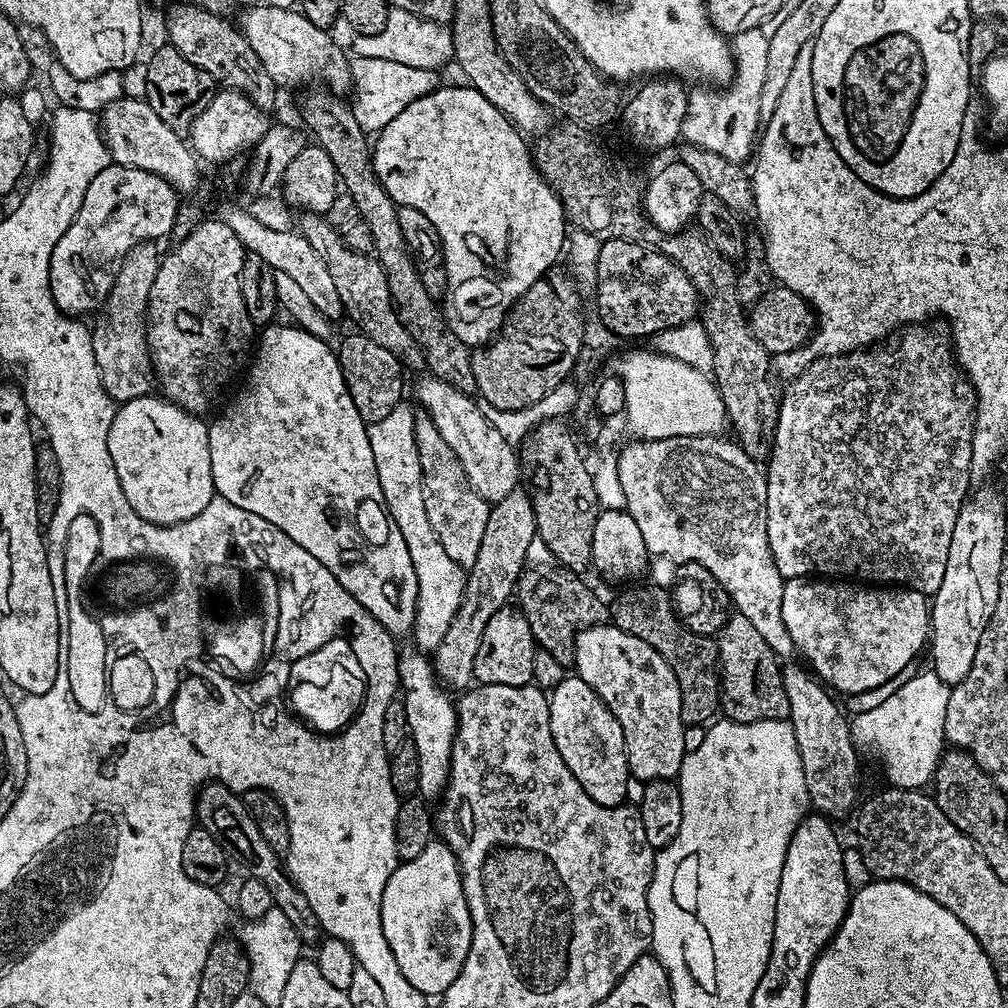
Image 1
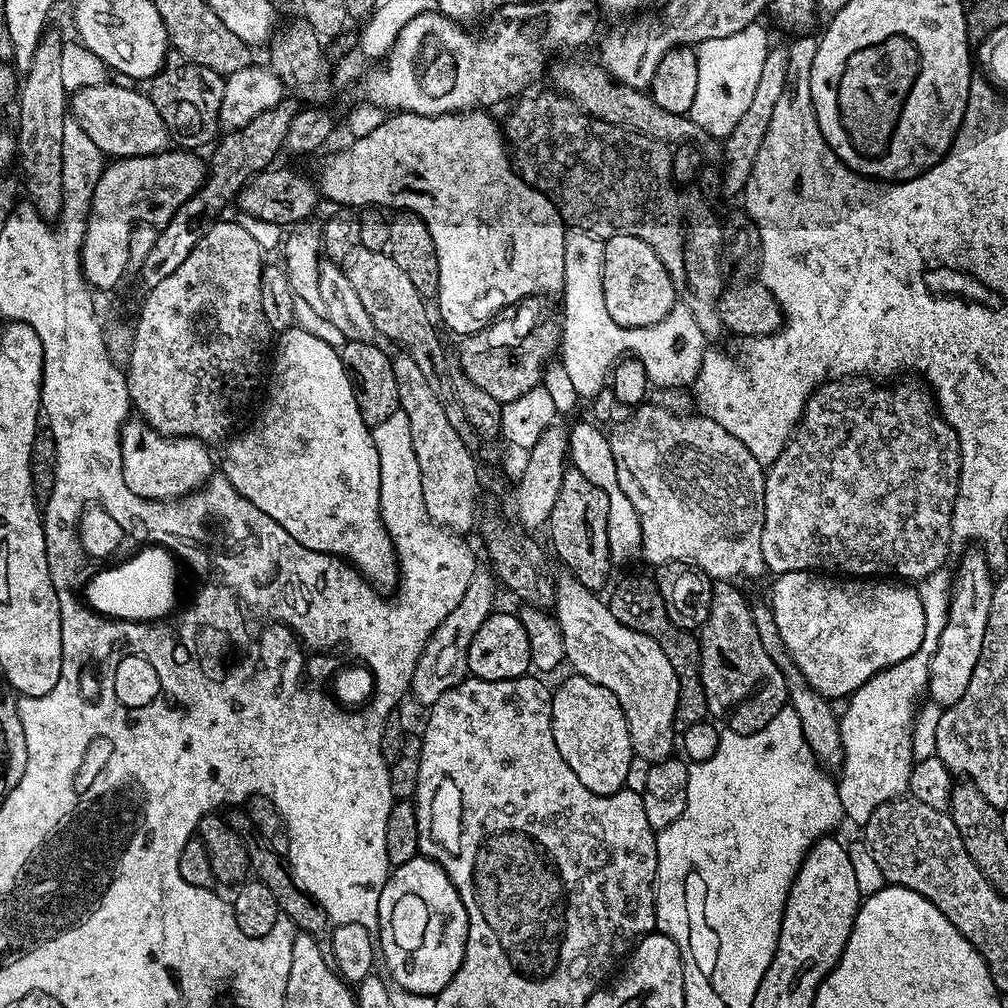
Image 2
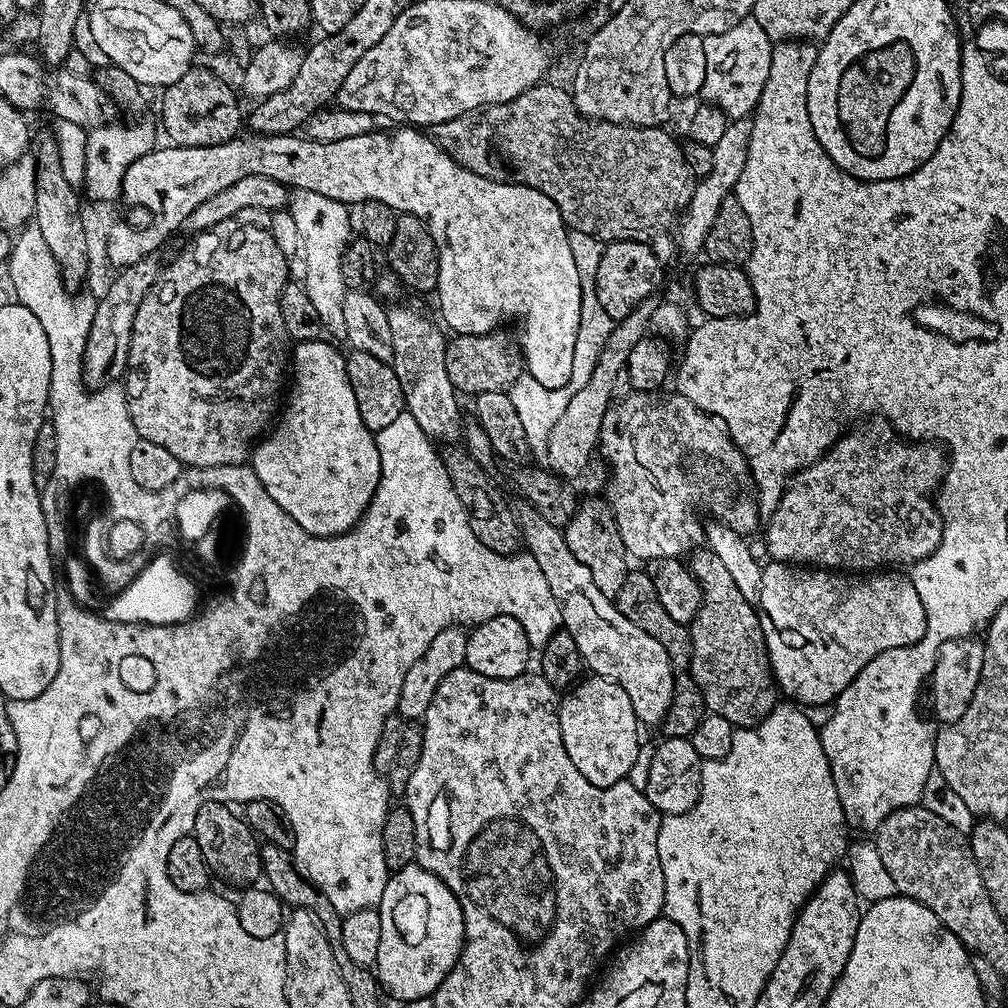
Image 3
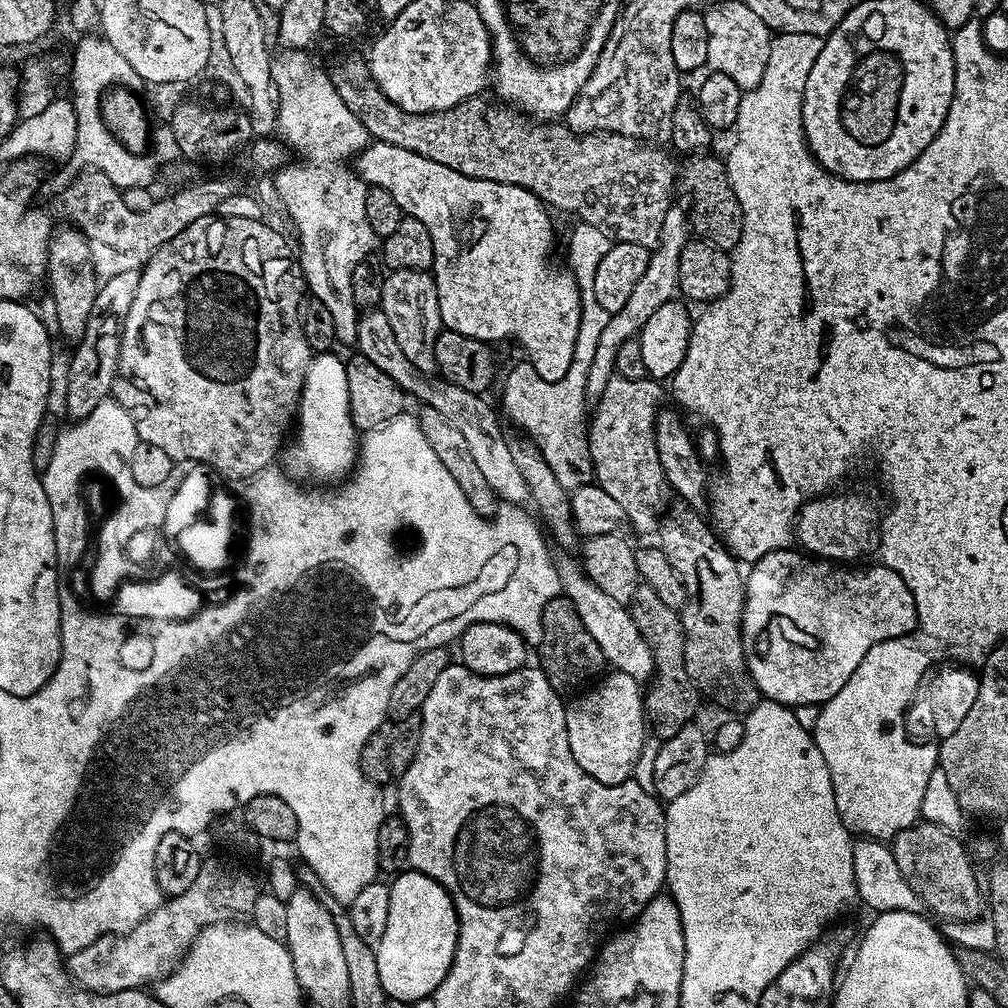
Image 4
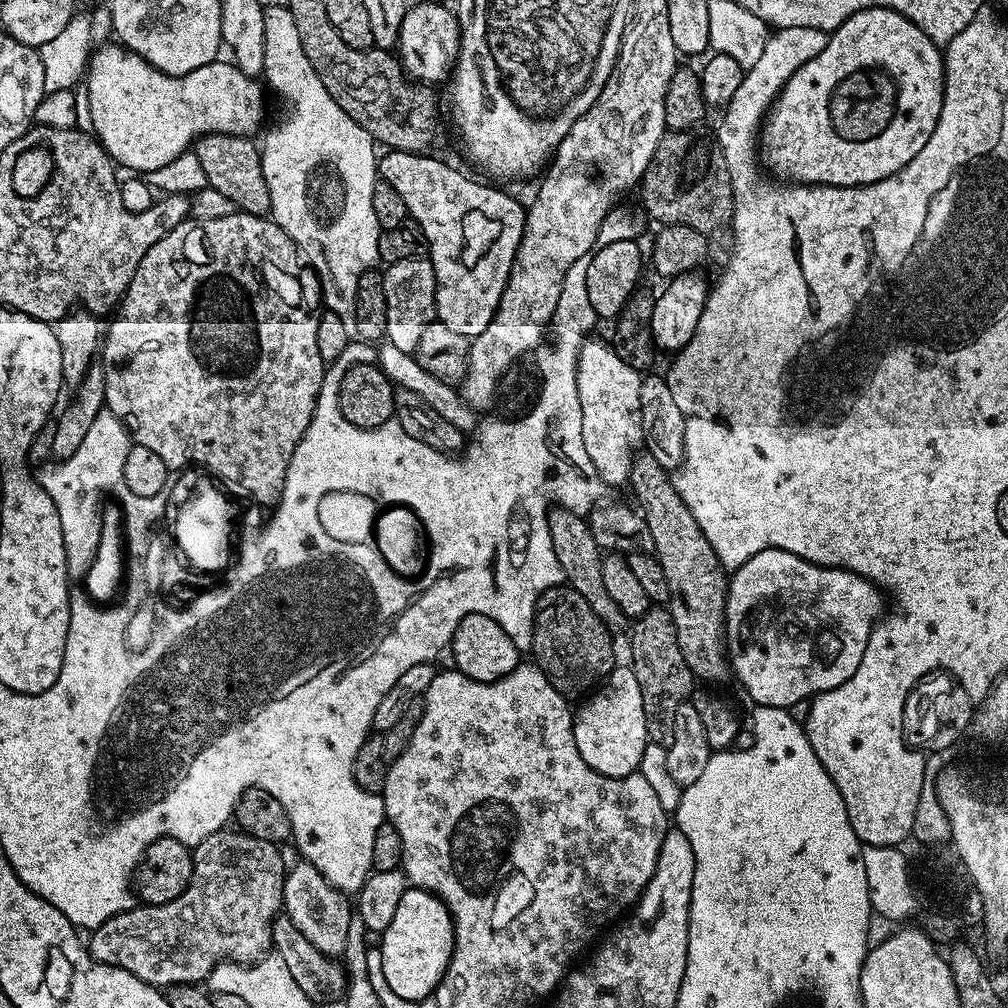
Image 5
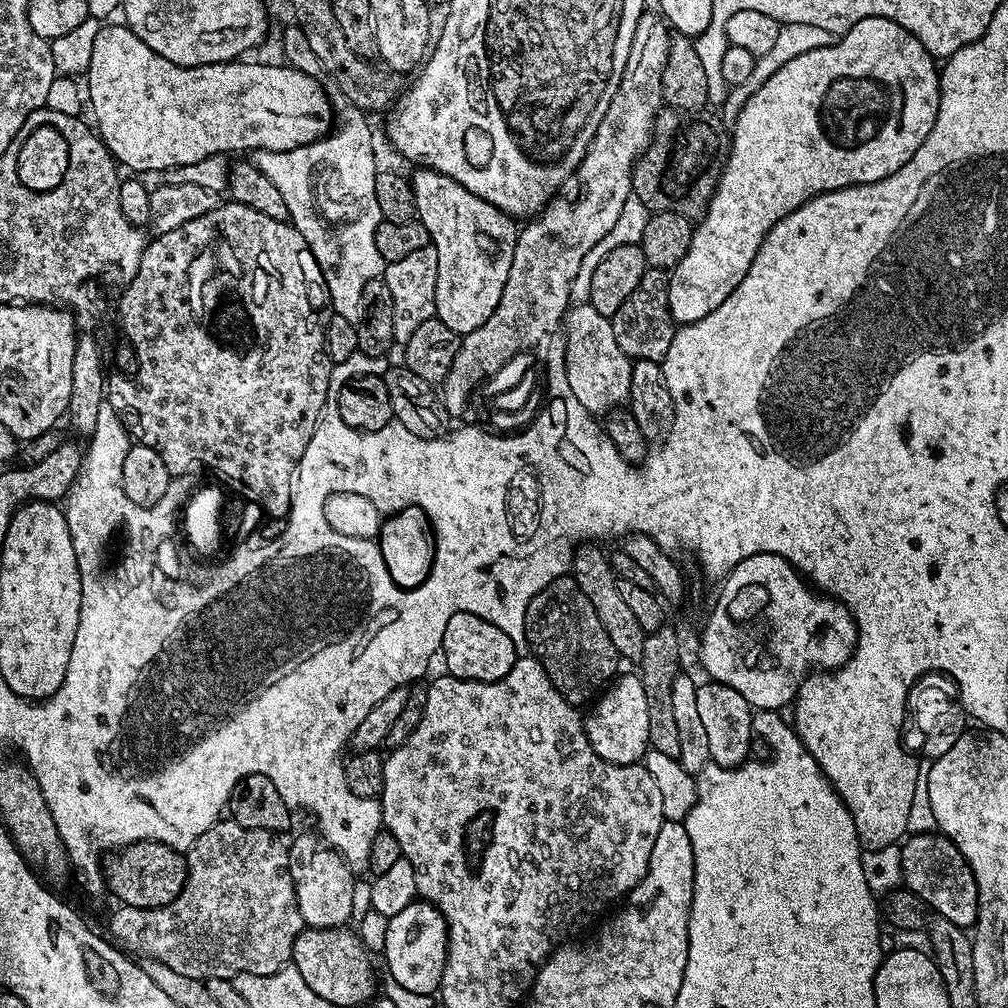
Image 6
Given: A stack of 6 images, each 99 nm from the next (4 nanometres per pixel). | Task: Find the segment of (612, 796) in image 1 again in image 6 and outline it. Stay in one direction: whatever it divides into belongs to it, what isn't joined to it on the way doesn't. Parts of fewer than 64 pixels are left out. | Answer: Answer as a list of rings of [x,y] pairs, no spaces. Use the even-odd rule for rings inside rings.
[[[617,675],[588,710],[588,716],[586,712],[583,717],[584,733],[598,758],[611,764],[635,764],[643,761],[650,748],[650,717],[646,706],[646,690],[639,675]]]

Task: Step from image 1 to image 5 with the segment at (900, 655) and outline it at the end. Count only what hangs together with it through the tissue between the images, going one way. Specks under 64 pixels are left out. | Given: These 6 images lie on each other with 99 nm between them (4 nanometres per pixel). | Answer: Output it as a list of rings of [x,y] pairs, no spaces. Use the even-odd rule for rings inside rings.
[[[767,548],[761,552],[754,552],[745,564],[731,573],[728,582],[728,597],[726,598],[726,614],[724,615],[724,634],[728,650],[728,662],[734,676],[740,679],[742,687],[748,691],[753,705],[778,706],[787,708],[793,706],[794,702],[801,702],[803,699],[811,700],[814,696],[826,690],[834,690],[842,686],[858,670],[862,662],[862,654],[866,654],[868,639],[876,625],[880,623],[885,615],[884,609],[885,593],[866,578],[862,578],[853,572],[847,572],[845,568],[824,568],[820,564],[811,564],[808,560],[798,558],[798,554],[790,554],[781,548]]]

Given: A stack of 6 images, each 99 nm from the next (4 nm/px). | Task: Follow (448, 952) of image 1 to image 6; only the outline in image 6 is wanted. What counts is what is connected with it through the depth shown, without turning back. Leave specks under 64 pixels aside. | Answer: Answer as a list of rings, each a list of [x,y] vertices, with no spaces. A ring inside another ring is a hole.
[[[413,902],[406,910],[387,917],[388,929],[383,929],[384,960],[388,963],[391,983],[410,990],[410,994],[432,996],[439,993],[442,974],[448,957],[448,927],[444,916],[427,902]]]

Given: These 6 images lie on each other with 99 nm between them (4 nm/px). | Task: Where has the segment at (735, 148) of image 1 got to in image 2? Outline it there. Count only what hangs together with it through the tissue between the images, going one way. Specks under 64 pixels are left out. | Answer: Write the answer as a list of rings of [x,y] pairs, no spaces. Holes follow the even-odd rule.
[[[757,22],[738,30],[738,34],[709,36],[695,45],[698,58],[698,91],[694,93],[694,106],[687,115],[691,116],[709,137],[723,138],[738,126],[742,114],[754,99],[754,86],[762,75],[762,65],[770,47],[768,32],[763,23]]]

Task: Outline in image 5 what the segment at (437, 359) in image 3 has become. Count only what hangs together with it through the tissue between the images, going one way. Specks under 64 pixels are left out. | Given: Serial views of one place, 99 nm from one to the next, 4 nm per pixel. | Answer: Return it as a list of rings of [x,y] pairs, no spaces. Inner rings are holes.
[[[415,256],[387,265],[382,272],[386,290],[386,340],[415,354],[418,341],[436,319],[436,275],[431,259]]]

